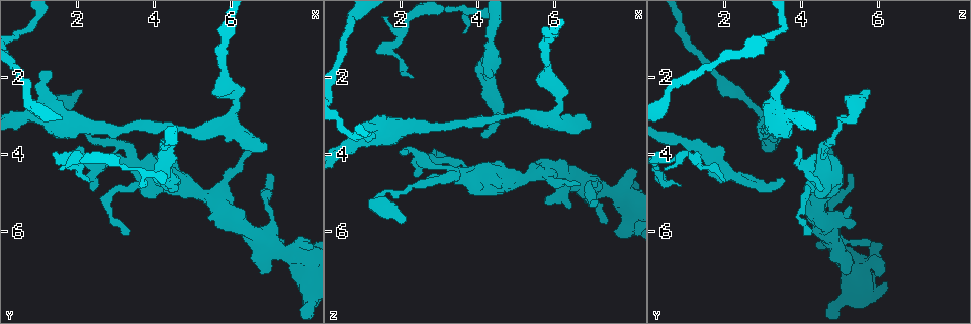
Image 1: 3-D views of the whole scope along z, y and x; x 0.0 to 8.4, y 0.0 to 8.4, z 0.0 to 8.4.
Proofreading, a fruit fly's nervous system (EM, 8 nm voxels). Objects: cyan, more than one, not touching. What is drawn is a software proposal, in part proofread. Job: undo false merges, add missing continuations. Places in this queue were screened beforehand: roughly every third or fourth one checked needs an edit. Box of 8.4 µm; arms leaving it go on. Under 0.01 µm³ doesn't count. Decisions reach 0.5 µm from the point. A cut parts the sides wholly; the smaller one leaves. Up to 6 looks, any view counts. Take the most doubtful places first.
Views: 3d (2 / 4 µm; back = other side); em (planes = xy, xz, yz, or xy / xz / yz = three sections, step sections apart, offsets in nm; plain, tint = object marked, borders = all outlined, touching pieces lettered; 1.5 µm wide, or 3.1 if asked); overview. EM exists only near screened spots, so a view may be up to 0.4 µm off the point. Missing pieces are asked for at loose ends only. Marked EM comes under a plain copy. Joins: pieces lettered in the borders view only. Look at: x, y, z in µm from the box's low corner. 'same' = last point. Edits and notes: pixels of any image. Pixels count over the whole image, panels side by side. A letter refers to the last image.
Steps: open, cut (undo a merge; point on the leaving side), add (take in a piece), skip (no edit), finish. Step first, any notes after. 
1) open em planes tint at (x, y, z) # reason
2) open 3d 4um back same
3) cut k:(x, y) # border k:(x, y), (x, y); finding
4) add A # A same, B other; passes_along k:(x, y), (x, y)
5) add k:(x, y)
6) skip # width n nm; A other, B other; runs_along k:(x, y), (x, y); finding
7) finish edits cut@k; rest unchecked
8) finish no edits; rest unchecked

open 3d 2um at (2.20, 2.35, 5.70) # an open end

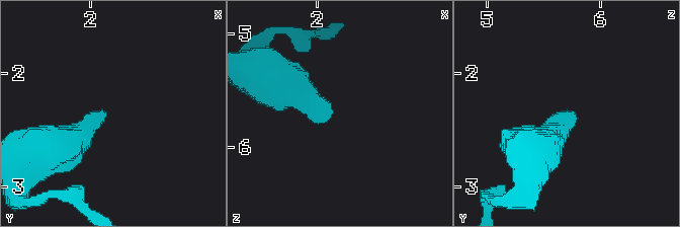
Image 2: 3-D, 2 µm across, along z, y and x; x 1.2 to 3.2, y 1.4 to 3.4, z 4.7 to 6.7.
open em planes borders at (2.14, 2.38, 5.70) # shape alone is not enough

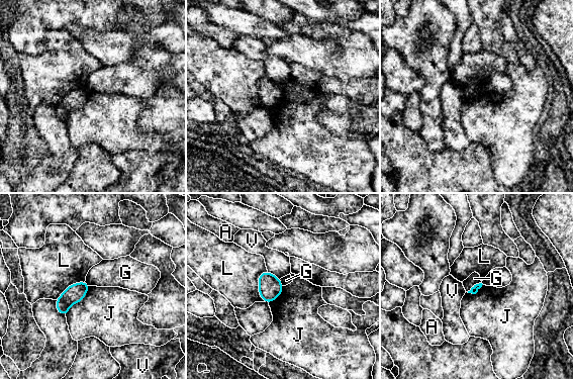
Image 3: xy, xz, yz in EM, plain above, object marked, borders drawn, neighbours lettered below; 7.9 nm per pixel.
skip # A other, G other, J other, L other, V other; border 3:(89, 286), (85, 296), (66, 315); no lettered piece goes on from it

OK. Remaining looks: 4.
open em planes borders at (1.25, 1.90, 3.40) # an open end

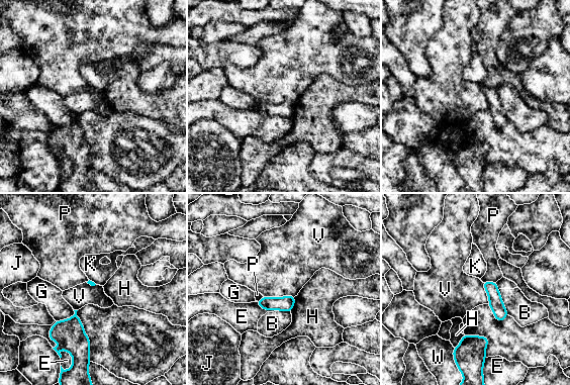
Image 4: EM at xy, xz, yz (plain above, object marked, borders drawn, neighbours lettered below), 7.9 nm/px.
skip # B other, E other, G other, H other, J other, K other, P other, V other, W other; runs_along 4:(485, 283), (492, 290), (500, 318); no lettered piece goes on from it

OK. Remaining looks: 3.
open em xz step 4 tint at (7.05, 4.50, 5.25)

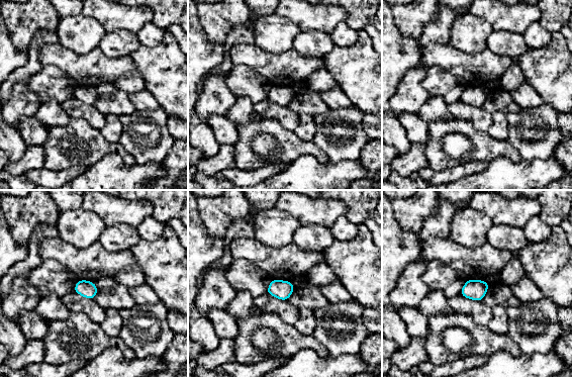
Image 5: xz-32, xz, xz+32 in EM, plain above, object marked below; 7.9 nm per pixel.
open em planes borders same

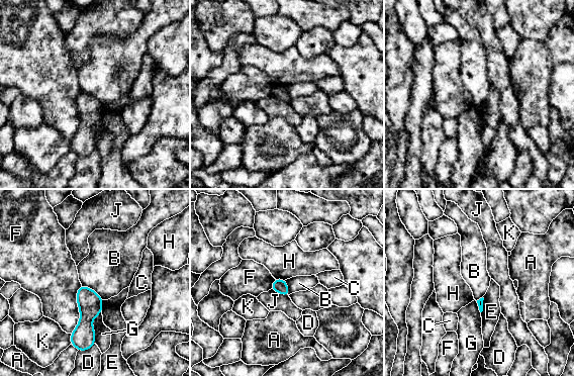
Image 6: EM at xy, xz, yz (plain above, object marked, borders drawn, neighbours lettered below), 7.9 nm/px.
skip # A other, B other, C other, D other, E other, F other, G other, H other, J other, K other; border 6:(82, 285), (93, 289), (103, 299); none of them fits

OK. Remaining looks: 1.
finish no edits; rest unchecked

